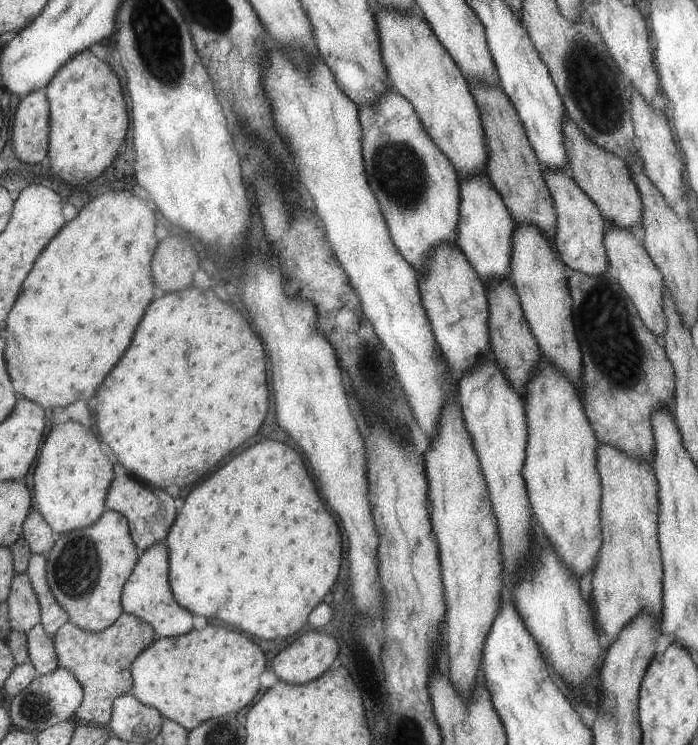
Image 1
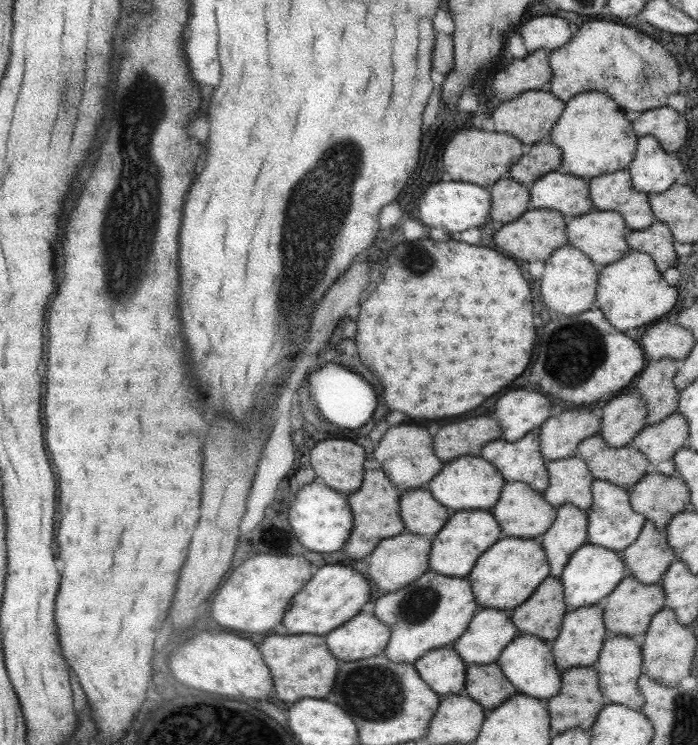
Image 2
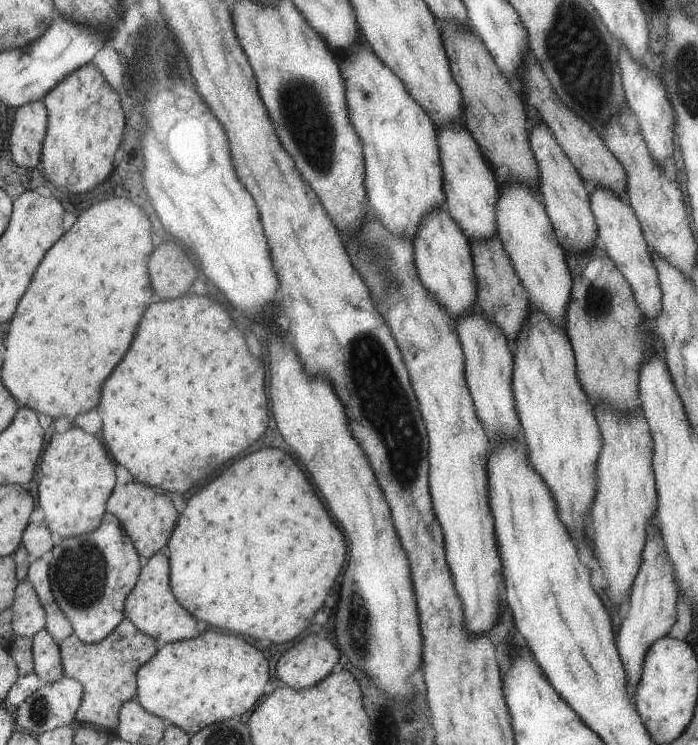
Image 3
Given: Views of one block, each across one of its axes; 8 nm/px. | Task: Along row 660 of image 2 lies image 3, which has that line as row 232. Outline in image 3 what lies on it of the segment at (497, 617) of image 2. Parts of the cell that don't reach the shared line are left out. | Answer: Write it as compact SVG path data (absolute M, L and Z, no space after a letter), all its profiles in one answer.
M463 122L436 126L436 141L442 168L443 208L457 223L467 240L486 239L496 234L495 203L498 197L496 176L481 149Z

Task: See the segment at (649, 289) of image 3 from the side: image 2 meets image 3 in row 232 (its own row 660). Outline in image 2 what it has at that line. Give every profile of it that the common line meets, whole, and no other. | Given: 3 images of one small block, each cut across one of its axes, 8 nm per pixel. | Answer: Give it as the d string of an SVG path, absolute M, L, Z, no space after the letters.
M607 634L593 668L598 674L597 684L603 694L604 704L623 705L633 710L643 706L641 692L637 690L637 681L643 672L641 649L630 636Z

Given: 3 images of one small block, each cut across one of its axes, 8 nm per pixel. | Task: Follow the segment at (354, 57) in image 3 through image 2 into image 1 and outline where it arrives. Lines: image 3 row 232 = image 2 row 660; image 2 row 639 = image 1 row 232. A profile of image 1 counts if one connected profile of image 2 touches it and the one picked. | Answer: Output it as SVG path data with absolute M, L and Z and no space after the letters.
M390 87L375 102L357 106L362 135L362 157L369 188L377 199L393 246L405 262L417 272L425 270L429 252L441 242L453 242L457 238L457 214L459 214L459 181L455 168L445 154L431 142L429 134L421 126L413 106Z

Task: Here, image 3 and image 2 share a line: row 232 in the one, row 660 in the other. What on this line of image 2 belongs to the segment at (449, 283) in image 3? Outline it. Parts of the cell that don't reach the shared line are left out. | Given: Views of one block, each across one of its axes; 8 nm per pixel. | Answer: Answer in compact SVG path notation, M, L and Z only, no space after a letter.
M452 645L440 646L425 652L412 665L419 678L439 696L465 695L465 669L467 665Z

